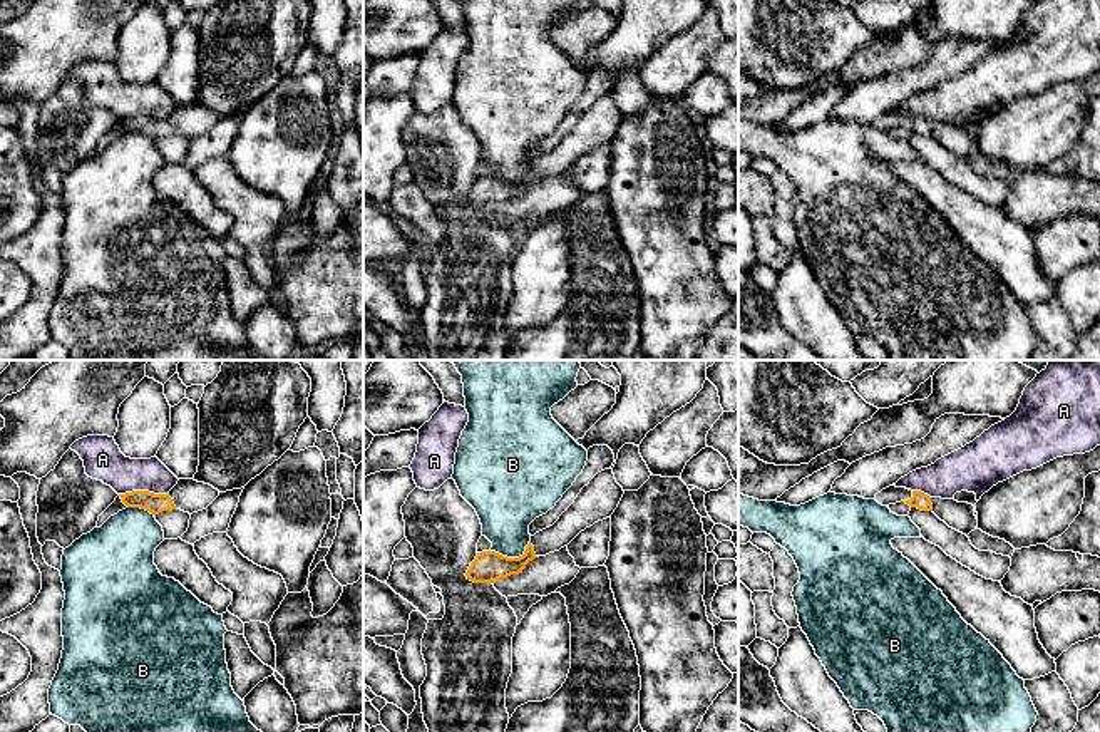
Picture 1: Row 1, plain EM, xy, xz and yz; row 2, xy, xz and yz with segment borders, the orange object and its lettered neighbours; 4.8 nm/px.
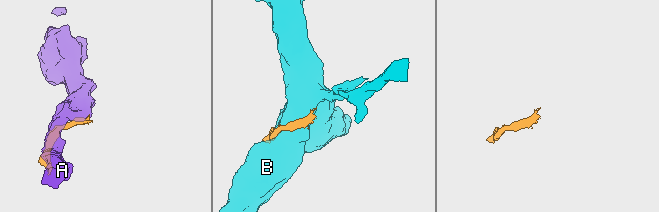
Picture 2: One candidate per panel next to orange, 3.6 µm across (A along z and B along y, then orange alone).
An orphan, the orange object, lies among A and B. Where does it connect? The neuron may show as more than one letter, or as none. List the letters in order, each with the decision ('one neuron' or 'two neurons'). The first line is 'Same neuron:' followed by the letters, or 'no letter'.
Same neuron: no letter
A: two neurons
B: two neurons

